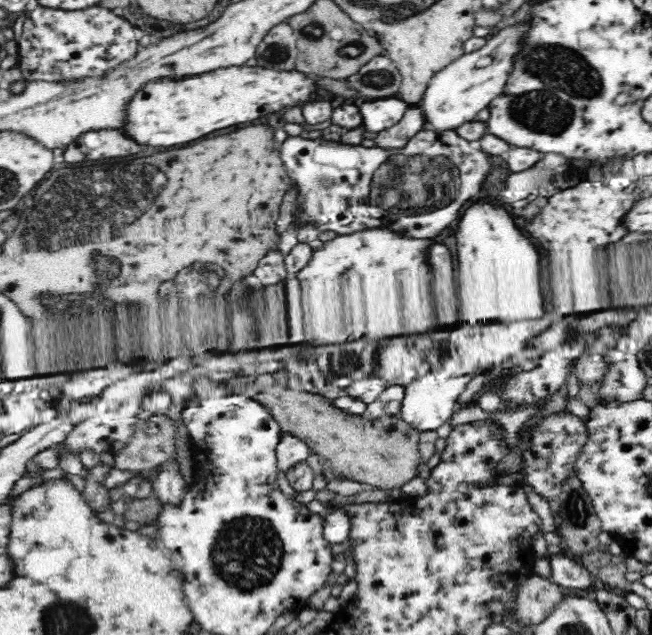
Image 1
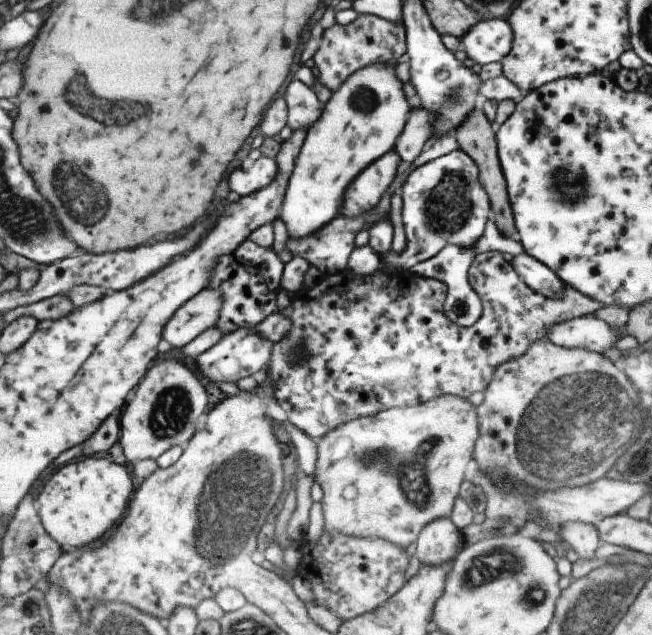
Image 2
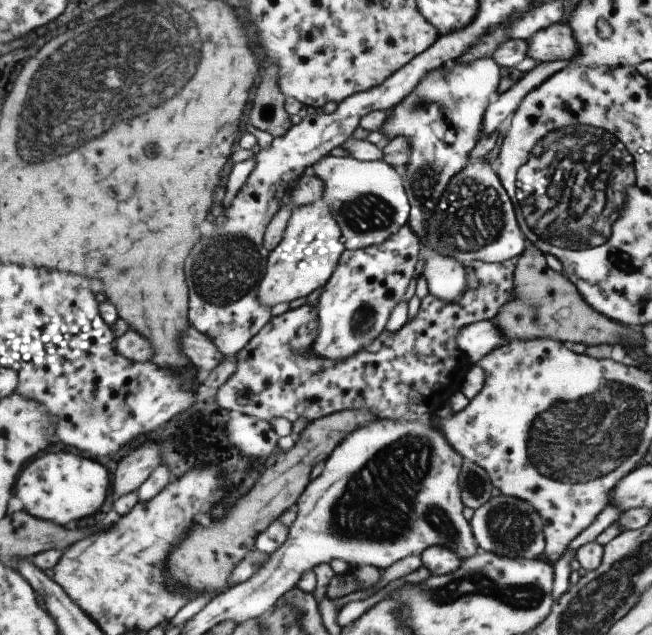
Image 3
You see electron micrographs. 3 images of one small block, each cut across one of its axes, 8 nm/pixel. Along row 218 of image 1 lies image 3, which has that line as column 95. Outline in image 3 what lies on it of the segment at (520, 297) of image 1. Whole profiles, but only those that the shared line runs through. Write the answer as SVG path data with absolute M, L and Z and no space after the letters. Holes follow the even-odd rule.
M44 452L21 470L15 494L21 499L23 510L28 514L60 526L67 526L69 522L89 518L103 510L107 496L111 496L109 488L111 474L101 462L73 452Z

